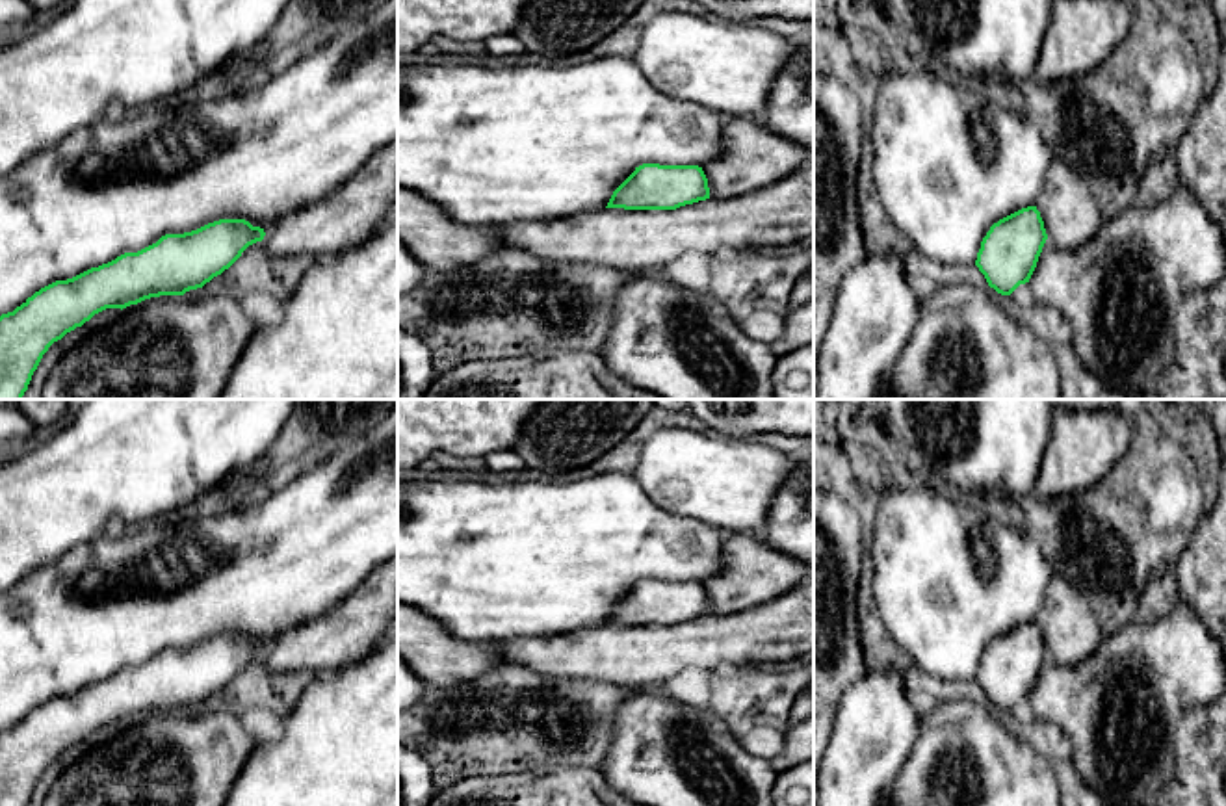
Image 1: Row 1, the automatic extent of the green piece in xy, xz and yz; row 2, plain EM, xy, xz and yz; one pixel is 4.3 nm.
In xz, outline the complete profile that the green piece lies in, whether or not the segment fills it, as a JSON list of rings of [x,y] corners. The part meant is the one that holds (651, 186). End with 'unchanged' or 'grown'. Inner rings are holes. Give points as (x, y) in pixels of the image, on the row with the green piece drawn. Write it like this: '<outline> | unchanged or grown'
[[[626,56],[568,67],[398,67],[398,188],[424,195],[464,225],[509,227],[602,208],[676,210],[706,201],[702,165],[721,156],[723,134],[719,111],[658,91]]] | grown

